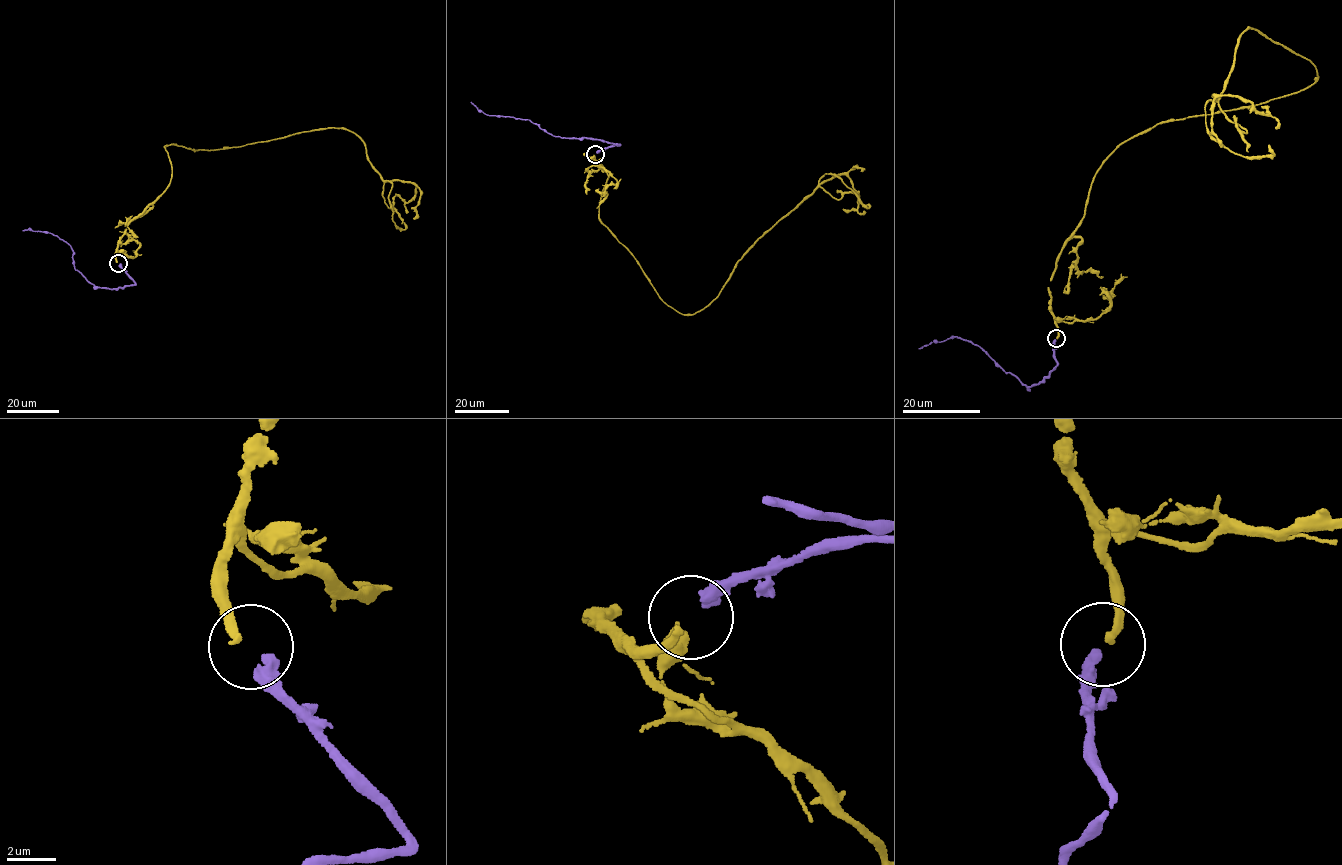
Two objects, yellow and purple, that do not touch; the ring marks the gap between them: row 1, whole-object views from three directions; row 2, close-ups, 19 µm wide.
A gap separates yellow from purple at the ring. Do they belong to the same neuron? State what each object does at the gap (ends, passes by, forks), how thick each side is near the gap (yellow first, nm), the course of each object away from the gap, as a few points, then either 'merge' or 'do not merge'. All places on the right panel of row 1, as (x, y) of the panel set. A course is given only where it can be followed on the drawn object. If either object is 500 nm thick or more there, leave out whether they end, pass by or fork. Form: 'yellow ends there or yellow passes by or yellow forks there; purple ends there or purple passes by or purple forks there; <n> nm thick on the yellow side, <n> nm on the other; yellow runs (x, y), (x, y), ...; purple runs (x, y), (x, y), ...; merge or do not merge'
yellow ends there; purple ends there; 340 nm thick on the yellow side, 440 nm on the other; yellow runs (1057, 338), (1050, 280), (1108, 156), (1159, 123), (1318, 77), (1248, 27), (1207, 132), (1242, 157), (1268, 144); purple runs (1055, 340), (1057, 364), (1030, 387), (1022, 385), (974, 343), (956, 336), (918, 349); merge

